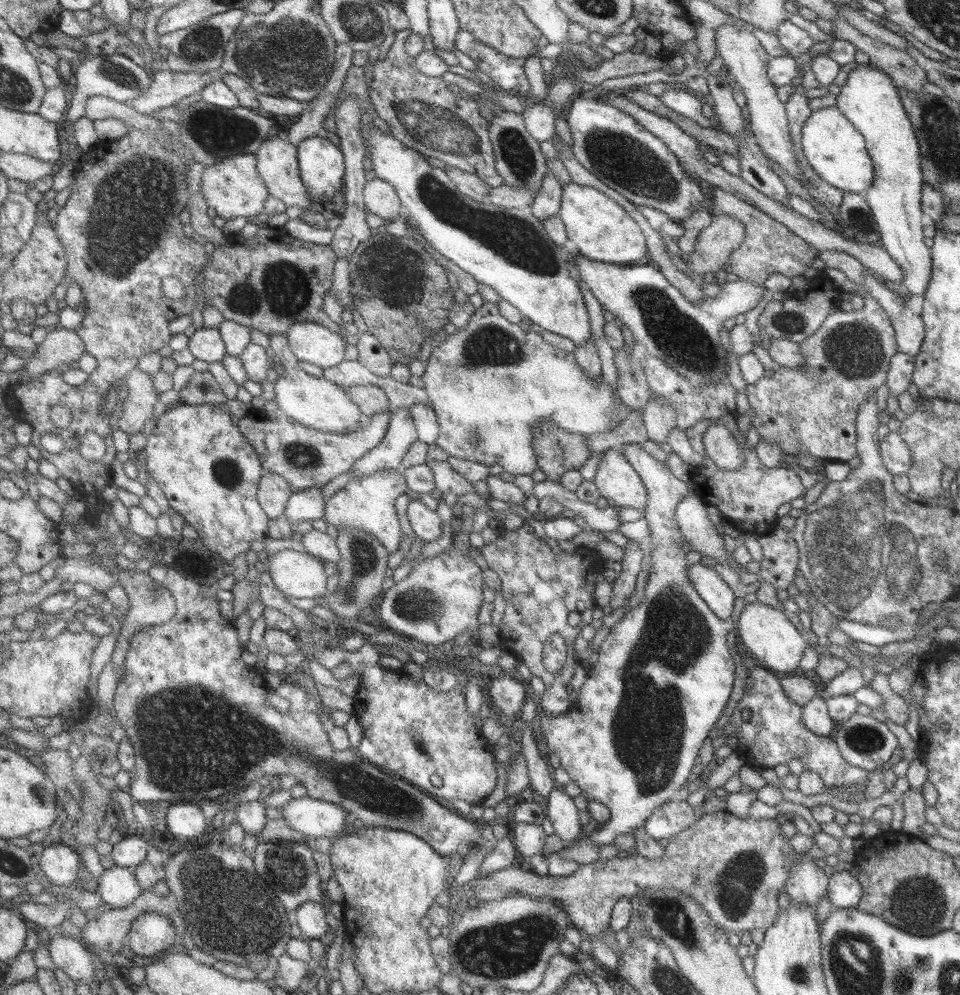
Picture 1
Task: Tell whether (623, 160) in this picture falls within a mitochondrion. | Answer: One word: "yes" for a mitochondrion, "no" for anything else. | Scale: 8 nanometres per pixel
yes

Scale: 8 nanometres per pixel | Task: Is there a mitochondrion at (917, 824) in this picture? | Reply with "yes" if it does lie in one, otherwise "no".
no

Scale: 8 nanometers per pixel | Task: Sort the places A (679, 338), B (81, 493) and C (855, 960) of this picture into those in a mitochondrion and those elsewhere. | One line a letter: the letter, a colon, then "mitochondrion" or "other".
A: mitochondrion
B: other
C: mitochondrion

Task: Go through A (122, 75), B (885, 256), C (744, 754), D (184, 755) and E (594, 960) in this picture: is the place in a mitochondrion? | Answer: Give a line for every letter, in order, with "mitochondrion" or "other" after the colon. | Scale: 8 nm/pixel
A: mitochondrion
B: other
C: other
D: mitochondrion
E: other

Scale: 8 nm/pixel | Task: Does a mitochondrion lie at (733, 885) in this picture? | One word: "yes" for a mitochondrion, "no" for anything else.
yes

